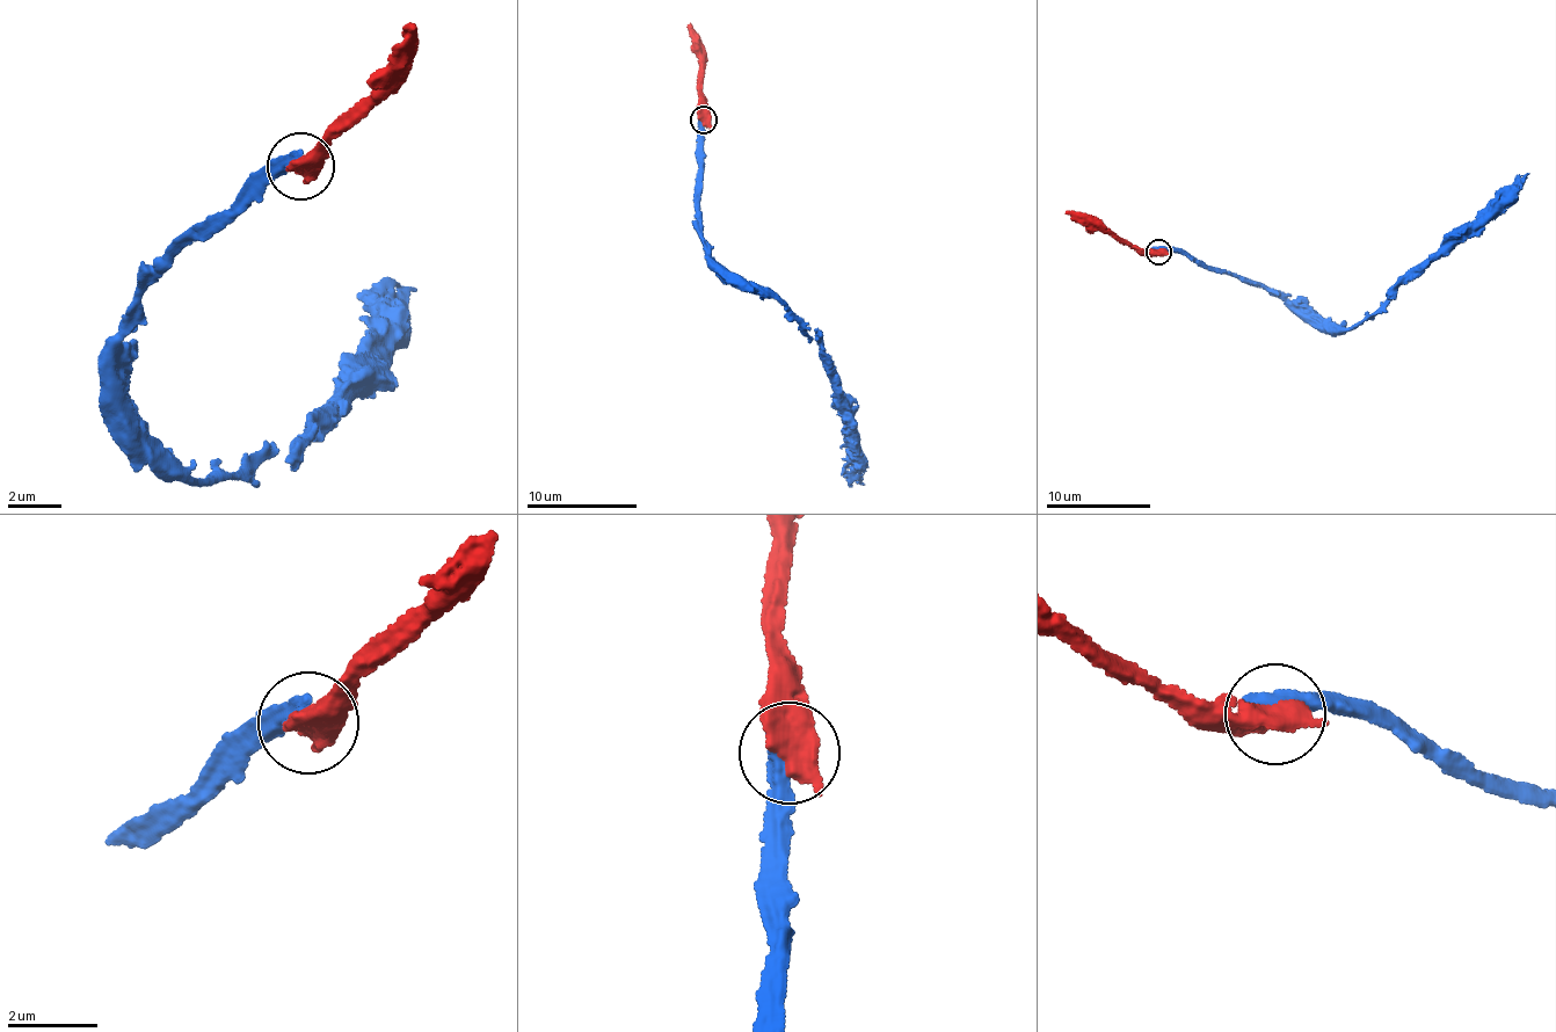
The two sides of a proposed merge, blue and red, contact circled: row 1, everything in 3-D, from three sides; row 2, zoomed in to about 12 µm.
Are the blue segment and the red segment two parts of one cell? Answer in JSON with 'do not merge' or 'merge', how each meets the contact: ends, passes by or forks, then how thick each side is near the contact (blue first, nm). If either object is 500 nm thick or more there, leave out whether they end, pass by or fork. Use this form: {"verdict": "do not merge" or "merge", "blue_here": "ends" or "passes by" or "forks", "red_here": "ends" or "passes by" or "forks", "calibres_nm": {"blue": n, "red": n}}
{"verdict": "do not merge", "calibres_nm": {"blue": 480, "red": 750}}

